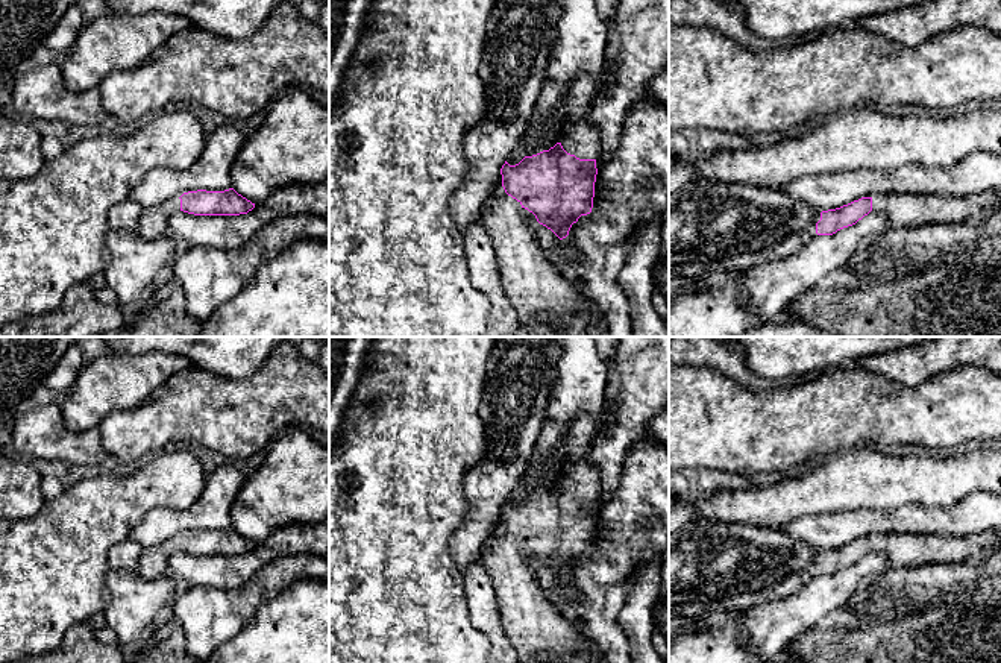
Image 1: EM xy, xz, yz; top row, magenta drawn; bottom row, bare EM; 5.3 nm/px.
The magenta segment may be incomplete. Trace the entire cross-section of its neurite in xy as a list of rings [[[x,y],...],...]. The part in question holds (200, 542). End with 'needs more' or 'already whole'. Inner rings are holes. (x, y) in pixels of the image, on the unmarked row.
[[[234,528],[224,531],[188,531],[158,546],[146,548],[140,557],[136,573],[147,580],[167,575],[168,558],[179,549],[194,555],[240,555],[253,548],[255,543]]]; needs more

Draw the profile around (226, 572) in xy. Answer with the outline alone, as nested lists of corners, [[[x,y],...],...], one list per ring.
[[[329,516],[318,523],[282,525],[252,551],[240,555],[194,555],[176,551],[167,573],[179,586],[205,586],[223,590],[246,584],[262,566],[290,554],[329,557]]]

